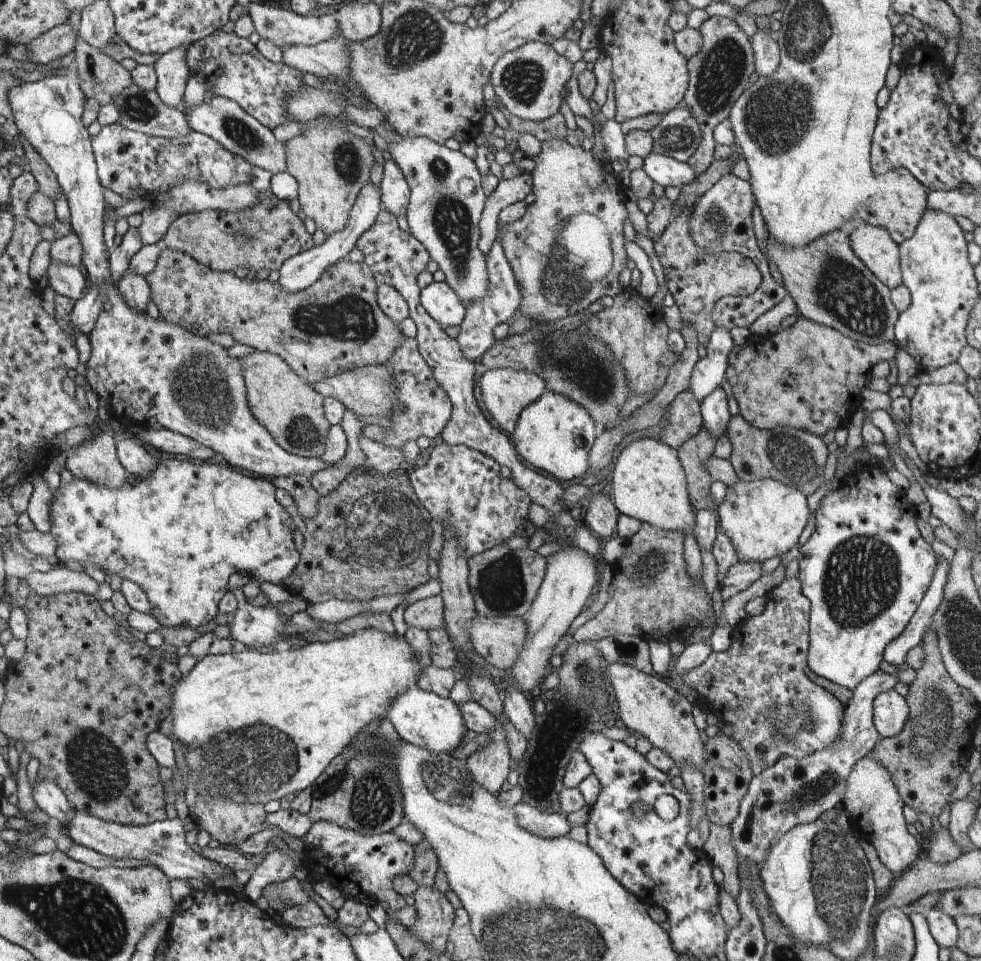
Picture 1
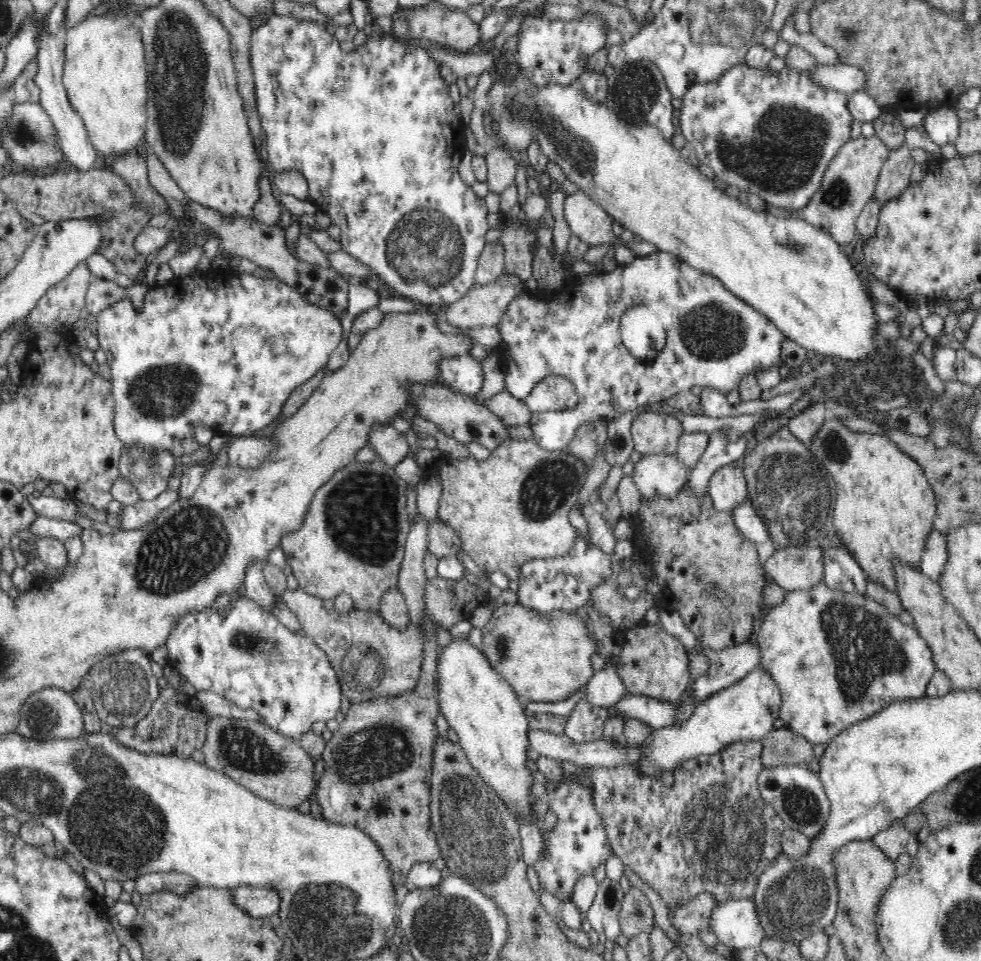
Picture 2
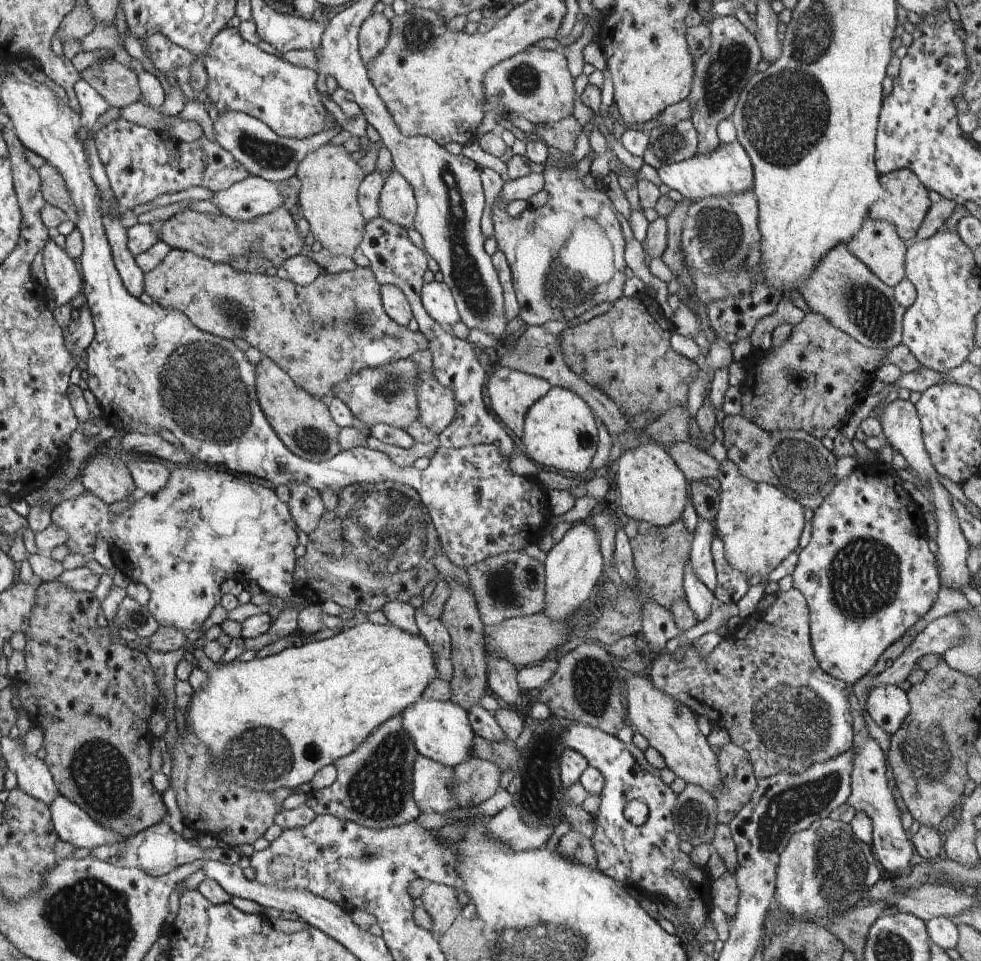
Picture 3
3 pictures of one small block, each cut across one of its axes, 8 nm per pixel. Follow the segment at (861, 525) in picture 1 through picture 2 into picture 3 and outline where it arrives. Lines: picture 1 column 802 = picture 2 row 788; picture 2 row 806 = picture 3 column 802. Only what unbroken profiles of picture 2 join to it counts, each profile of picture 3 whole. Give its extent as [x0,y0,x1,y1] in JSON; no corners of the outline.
[792,464,941,686]

